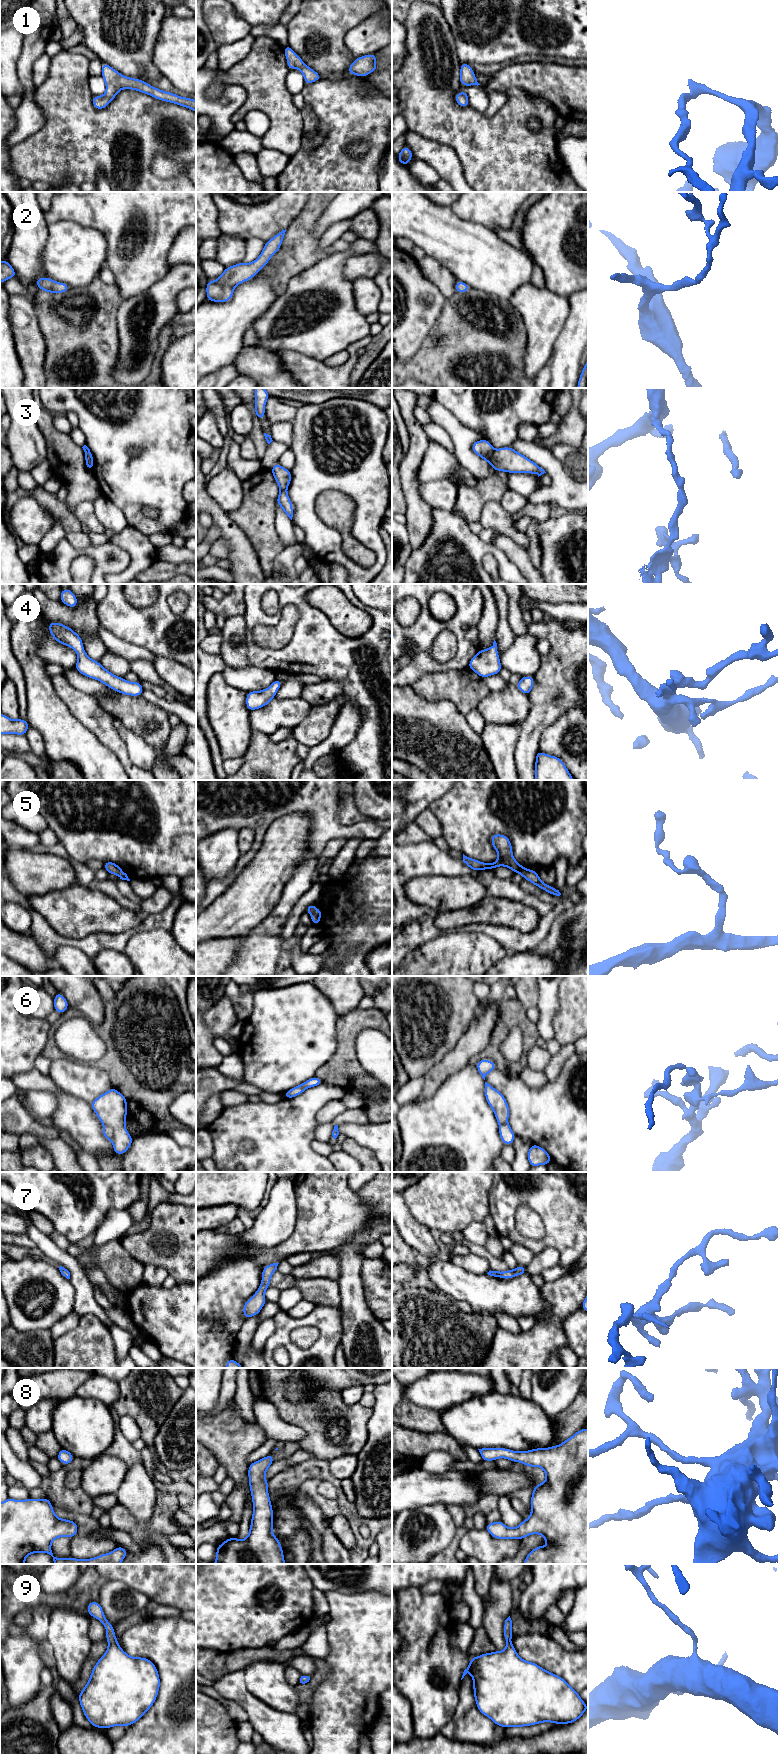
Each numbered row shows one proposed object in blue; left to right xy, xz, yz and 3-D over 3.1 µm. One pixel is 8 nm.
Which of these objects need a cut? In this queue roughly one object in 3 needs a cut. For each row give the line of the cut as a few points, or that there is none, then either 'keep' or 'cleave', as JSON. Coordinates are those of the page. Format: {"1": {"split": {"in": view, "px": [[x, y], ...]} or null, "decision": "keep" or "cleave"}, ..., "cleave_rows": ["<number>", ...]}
{"1": {"split": null, "decision": "keep"}, "2": {"split": null, "decision": "keep"}, "3": {"split": {"in": "yz", "px": [[495, 450], [487, 461]]}, "decision": "cleave"}, "4": {"split": null, "decision": "keep"}, "5": {"split": null, "decision": "keep"}, "6": {"split": {"in": "xy", "px": [[104, 1124], [112, 1128], [113, 1142]]}, "decision": "cleave"}, "7": {"split": null, "decision": "keep"}, "8": {"split": null, "decision": "keep"}, "9": {"split": null, "decision": "keep"}, "cleave_rows": ["3", "6"]}

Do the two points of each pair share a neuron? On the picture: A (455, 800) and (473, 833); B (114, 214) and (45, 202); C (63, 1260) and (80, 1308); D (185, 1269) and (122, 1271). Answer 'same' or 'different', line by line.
A: same
B: different
C: same
D: different

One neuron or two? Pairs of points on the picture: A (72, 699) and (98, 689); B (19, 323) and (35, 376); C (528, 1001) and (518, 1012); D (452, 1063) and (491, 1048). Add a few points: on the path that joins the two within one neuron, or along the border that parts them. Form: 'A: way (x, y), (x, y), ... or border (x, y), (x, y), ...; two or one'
A: border (67, 680), (77, 689), (93, 696); two
B: way (27, 336), (31, 347), (32, 363); one
C: border (516, 998), (525, 1009); two
D: border (491, 1033), (487, 1044), (469, 1062); two

